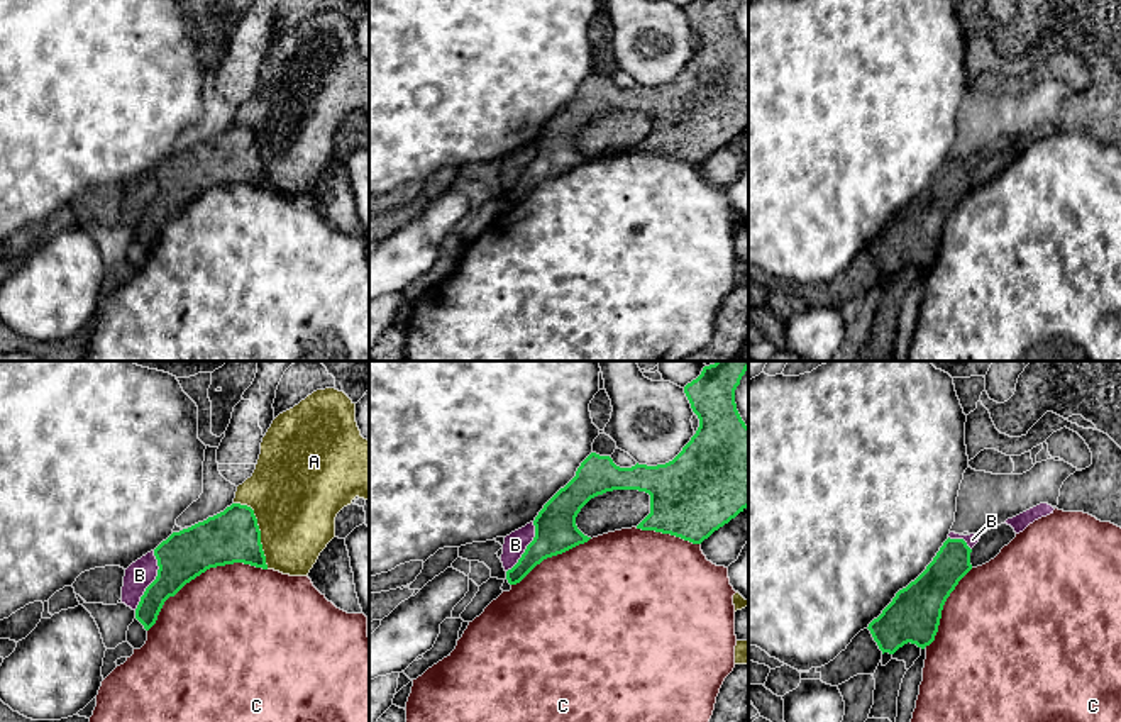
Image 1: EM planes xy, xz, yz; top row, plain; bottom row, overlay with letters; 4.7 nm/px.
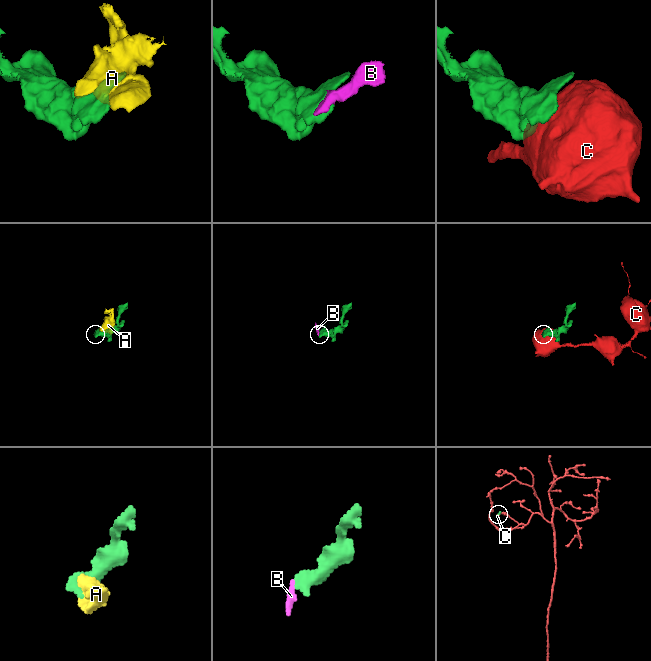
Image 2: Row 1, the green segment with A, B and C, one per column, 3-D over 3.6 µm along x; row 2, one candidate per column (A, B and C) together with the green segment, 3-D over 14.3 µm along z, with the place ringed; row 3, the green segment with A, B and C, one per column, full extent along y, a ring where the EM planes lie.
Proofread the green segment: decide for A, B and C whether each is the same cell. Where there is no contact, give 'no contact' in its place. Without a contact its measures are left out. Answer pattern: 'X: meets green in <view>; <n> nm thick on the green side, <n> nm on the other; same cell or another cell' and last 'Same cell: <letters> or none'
A: meets green in xy; 260 nm thick on the green side, 440 nm on the other; another cell
B: meets green in xy; 240 nm thick on the green side, 140 nm on the other; same cell
C: meets green in xy; 260 nm thick on the green side, 500 nm on the other; another cell
Same cell: B

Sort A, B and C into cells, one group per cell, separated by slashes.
A / B / C

